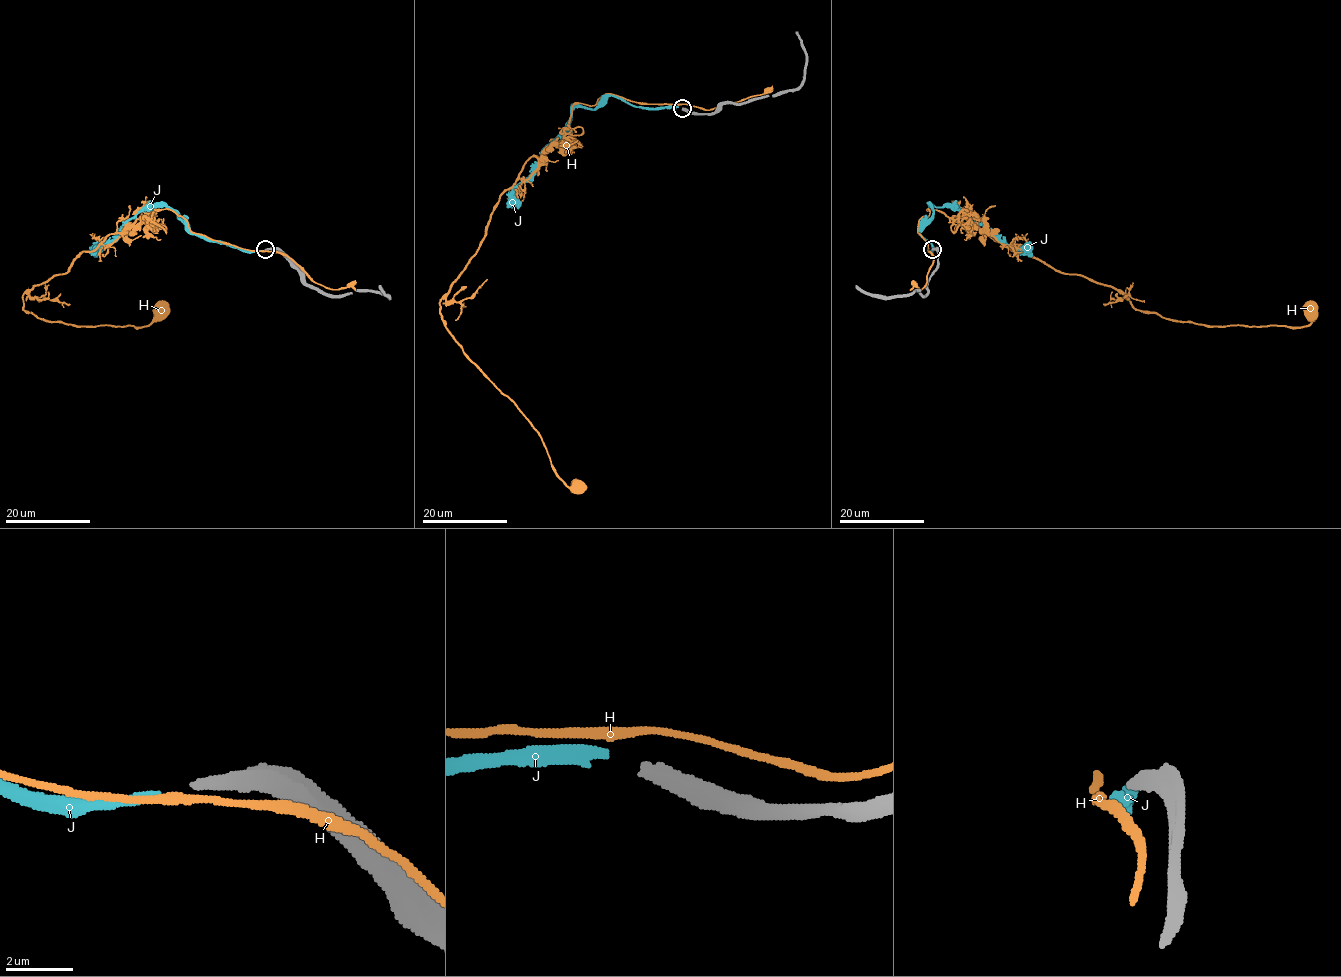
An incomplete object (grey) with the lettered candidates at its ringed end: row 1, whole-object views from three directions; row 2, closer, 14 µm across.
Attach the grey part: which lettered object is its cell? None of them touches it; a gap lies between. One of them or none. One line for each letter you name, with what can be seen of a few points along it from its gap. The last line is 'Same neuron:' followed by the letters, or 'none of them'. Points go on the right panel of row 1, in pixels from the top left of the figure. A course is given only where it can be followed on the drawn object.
J: via (931, 250), (931, 244), (920, 234), (933, 215), (931, 205), (955, 206), (998, 239), (1031, 251)
Same neuron: J

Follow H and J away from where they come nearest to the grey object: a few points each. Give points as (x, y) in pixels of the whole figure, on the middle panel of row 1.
H: (681, 104), (611, 94), (575, 103), (564, 137), (500, 197), (439, 302), (454, 340), (579, 489)
J: (678, 107), (637, 107), (611, 96), (595, 109), (575, 107), (571, 121), (542, 150), (506, 207)

